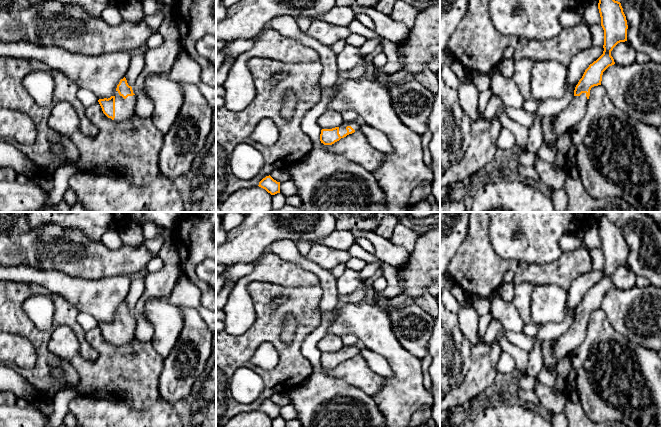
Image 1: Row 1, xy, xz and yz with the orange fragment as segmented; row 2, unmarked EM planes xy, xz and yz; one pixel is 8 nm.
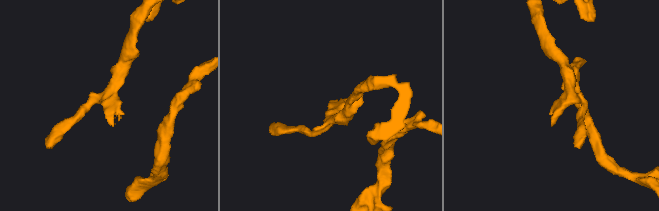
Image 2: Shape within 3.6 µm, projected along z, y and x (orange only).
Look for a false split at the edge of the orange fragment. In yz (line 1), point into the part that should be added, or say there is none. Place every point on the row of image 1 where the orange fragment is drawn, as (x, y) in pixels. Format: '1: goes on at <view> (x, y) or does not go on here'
1: goes on at yz (573, 113)

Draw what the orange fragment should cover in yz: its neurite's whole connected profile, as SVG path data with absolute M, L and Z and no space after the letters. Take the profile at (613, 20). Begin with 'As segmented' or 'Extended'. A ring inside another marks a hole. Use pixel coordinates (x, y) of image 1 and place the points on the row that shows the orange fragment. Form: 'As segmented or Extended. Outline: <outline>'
Extended. Outline: M599 0L598 9L604 30L604 51L585 70L575 87L570 104L555 115L554 129L558 137L569 132L583 118L591 88L601 85L603 72L615 64L611 51L618 43L627 41L628 25L621 3L615 0Z

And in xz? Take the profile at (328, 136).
Extended. Outline: M356 120L352 122L343 122L339 127L332 129L322 129L320 134L320 141L324 145L332 145L341 138L354 133L360 129L361 121Z

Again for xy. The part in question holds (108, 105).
Extended. Outline: M124 77L117 85L114 96L108 99L99 99L98 102L108 118L115 121L125 121L130 119L134 112L136 95Z

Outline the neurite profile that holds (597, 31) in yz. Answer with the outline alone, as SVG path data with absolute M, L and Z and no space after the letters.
M601 24L588 26L593 36L593 45L596 47L603 47L604 45L604 30Z

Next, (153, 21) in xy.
M163 5L163 9L155 15L145 15L144 20L148 27L157 32L161 23L166 17L171 16L172 6Z

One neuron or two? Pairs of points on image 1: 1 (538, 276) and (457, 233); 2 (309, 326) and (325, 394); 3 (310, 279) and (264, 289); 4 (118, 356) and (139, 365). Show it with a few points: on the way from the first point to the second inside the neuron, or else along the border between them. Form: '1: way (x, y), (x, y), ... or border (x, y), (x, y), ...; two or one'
1: border (468, 222), (466, 237), (452, 257); two
2: border (322, 313), (319, 325), (301, 345), (302, 355); two
3: border (257, 281), (268, 281), (288, 287), (304, 286); two
4: way (123, 361), (127, 365), (134, 365); one

